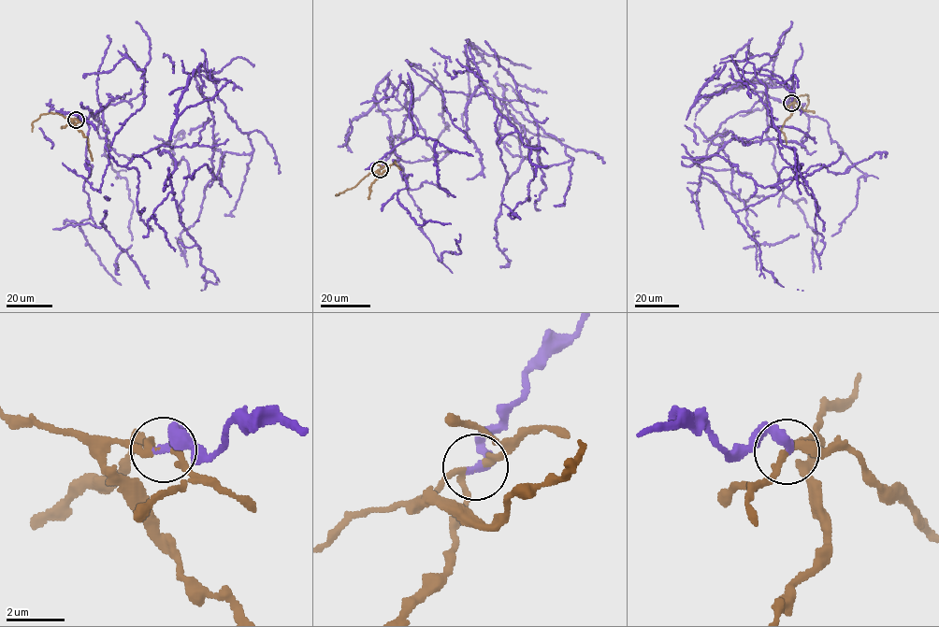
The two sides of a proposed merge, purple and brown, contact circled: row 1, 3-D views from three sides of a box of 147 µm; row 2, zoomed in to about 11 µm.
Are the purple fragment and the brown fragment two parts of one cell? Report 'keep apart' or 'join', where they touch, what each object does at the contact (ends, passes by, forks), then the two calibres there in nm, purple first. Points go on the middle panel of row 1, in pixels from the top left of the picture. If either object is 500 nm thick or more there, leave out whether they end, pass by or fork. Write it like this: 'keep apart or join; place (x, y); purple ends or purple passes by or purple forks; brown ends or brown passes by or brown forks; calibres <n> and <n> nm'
keep apart; place (380, 169); purple ends; brown forks; calibres 320 and 190 nm

